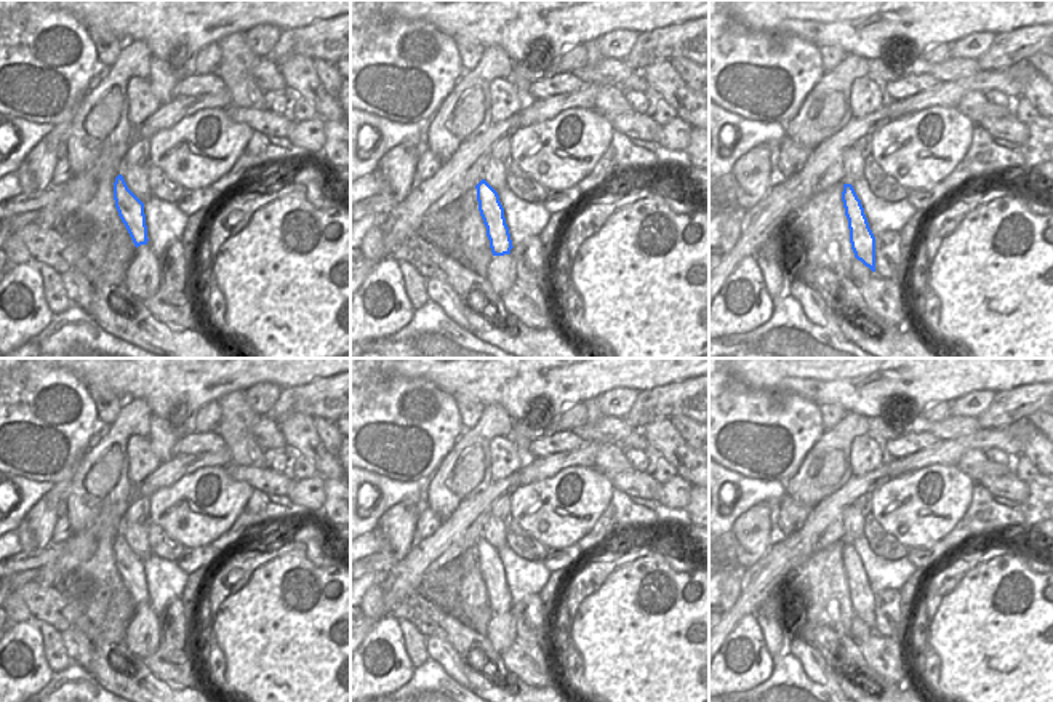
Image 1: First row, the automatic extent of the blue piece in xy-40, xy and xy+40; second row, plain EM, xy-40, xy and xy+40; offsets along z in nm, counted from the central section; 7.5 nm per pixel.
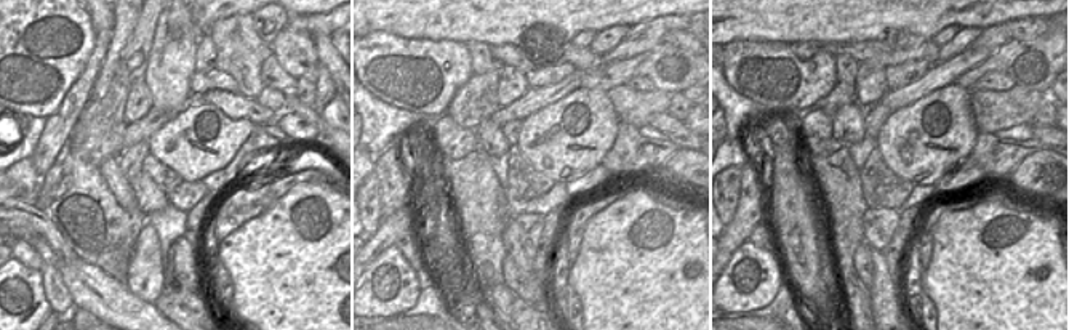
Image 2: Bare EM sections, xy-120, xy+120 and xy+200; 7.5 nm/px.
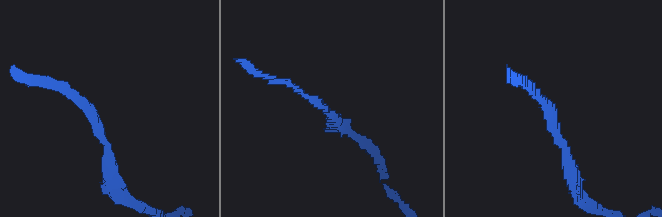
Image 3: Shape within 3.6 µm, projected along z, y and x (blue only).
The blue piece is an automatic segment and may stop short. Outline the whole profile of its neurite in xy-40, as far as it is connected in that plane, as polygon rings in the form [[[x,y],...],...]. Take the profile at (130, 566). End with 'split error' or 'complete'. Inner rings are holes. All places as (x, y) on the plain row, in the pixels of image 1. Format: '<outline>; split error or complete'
[[[122,532],[114,540],[114,558],[134,604],[147,603],[144,561],[128,547]]]; complete

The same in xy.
[[[482,537],[475,547],[478,569],[486,585],[486,595],[493,614],[510,612],[514,604],[498,550],[485,537]]]; complete

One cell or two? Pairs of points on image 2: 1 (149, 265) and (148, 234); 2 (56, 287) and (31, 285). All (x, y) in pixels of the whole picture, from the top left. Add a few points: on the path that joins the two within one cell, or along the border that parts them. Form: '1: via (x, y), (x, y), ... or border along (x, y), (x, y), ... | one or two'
1: via (148, 257), (148, 242) | one
2: border along (40, 271), (44, 295), (52, 309) | two

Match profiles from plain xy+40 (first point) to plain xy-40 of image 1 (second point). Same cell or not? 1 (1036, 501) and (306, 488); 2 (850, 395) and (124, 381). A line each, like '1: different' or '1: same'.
1: same
2: same

